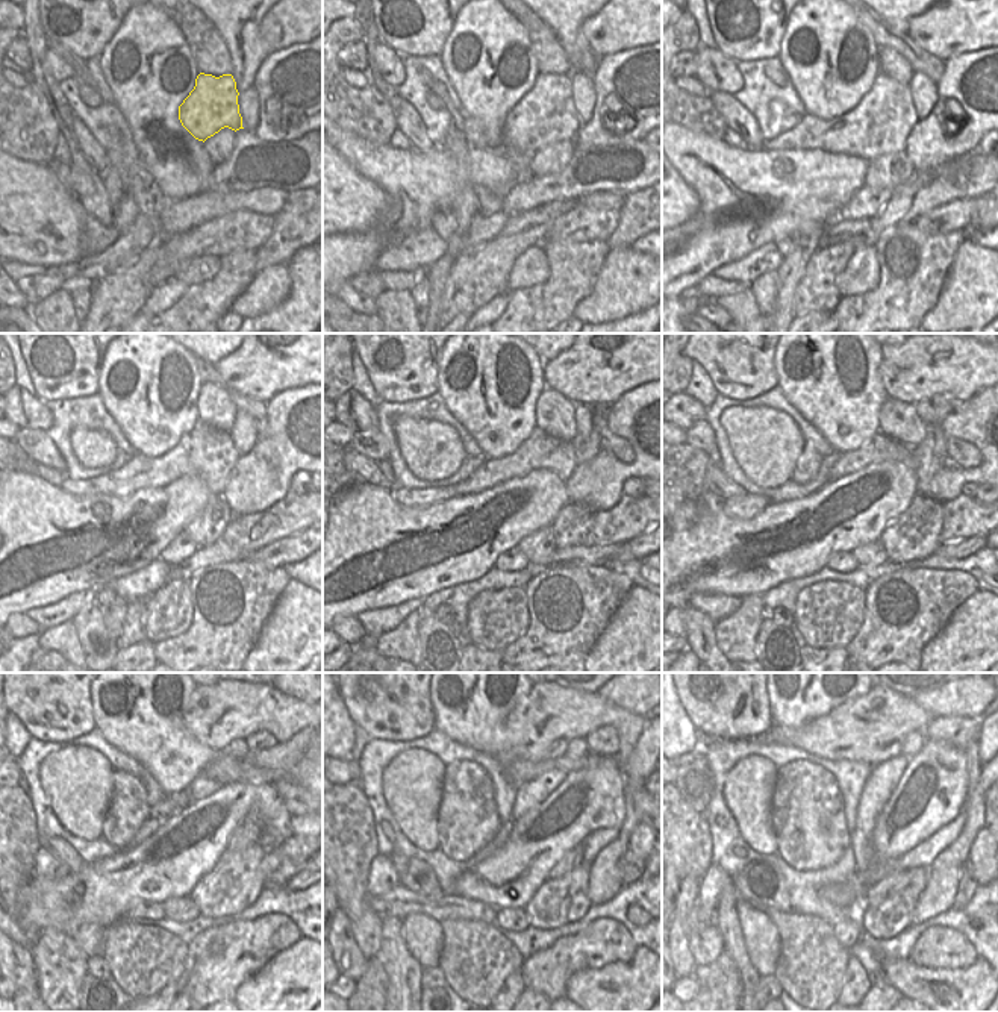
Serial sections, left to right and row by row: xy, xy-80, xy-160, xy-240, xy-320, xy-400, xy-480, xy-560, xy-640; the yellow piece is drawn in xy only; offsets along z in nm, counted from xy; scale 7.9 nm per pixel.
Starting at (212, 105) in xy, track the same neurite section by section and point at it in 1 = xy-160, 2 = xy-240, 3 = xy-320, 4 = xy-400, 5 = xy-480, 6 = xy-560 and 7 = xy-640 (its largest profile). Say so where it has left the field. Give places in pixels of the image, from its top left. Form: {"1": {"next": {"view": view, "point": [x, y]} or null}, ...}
{"1": {"next": {"view": "xy-160", "point": [880, 123]}}, "2": {"next": {"view": "xy-240", "point": [205, 452]}}, "3": {"next": {"view": "xy-320", "point": [539, 450]}}, "4": {"next": {"view": "xy-400", "point": [879, 449]}}, "5": {"next": {"view": "xy-480", "point": [46, 862]}}, "6": {"next": {"view": "xy-560", "point": [383, 877]}}, "7": {"next": {"view": "xy-640", "point": [712, 883]}}}

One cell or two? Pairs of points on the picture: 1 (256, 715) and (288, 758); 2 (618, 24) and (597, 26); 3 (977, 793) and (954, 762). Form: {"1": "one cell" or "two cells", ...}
{"1": "two cells", "2": "one cell", "3": "two cells"}

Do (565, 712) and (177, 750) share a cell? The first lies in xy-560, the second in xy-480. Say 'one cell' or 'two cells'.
two cells

